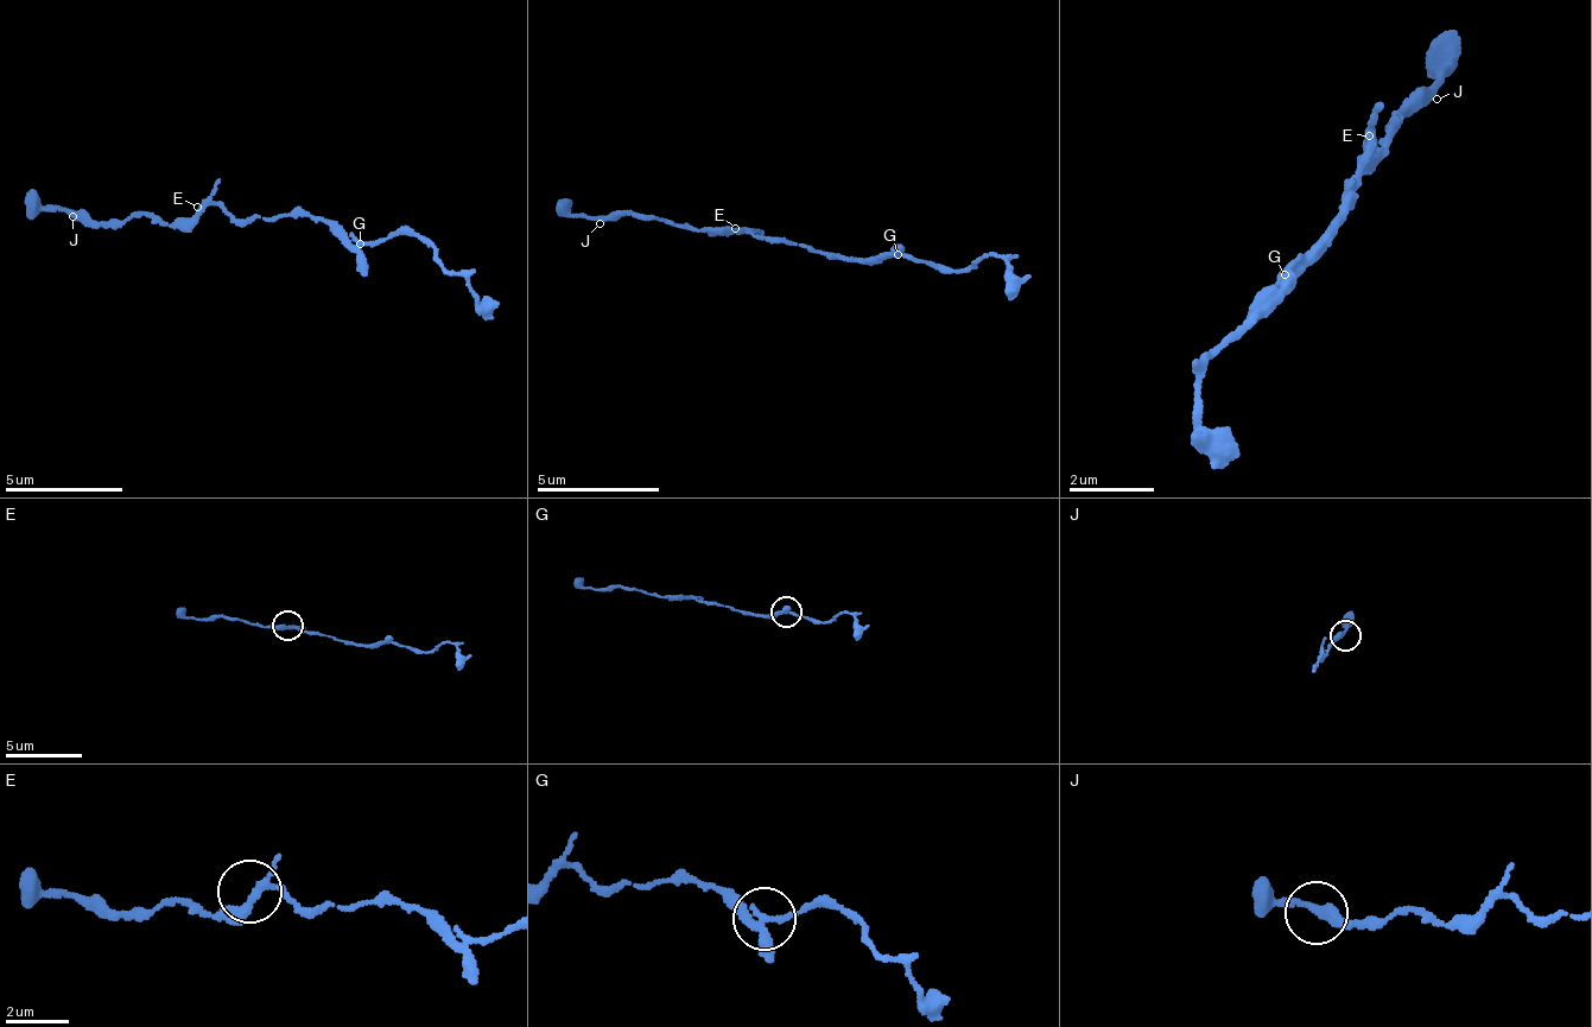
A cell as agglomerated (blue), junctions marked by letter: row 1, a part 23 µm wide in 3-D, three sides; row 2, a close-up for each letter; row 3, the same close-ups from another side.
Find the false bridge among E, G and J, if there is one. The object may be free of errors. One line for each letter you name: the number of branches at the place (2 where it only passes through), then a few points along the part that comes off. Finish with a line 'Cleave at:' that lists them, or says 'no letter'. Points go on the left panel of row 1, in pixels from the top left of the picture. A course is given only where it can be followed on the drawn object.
G: 3 branches meet; foreign part runs (361, 246), (423, 234), (460, 277), (477, 306), (493, 318)
Cleave at: G

